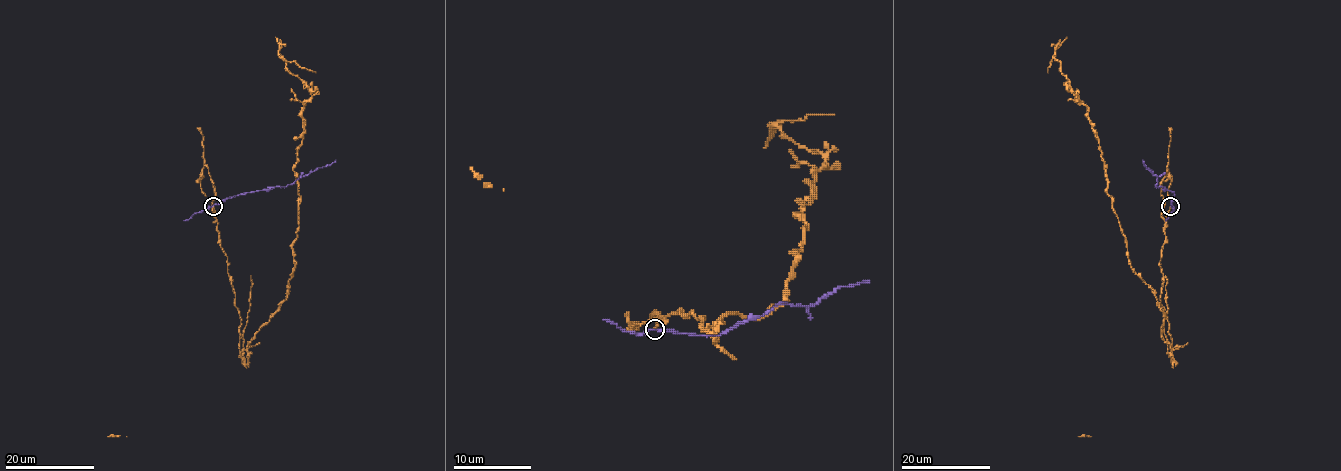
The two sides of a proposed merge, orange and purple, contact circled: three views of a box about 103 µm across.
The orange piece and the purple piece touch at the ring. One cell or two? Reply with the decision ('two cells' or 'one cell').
two cells

